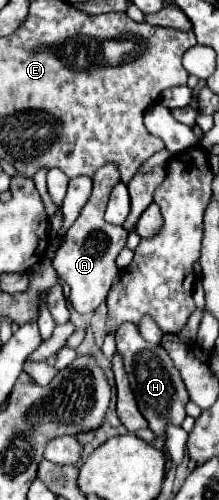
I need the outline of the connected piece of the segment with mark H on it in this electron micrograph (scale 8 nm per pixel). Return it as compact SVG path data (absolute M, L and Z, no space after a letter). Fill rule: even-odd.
M123 323L121 329L115 333L115 341L117 341L117 353L123 357L123 365L125 365L131 389L135 393L139 411L149 421L149 429L157 435L157 441L153 443L153 447L165 451L165 447L163 447L165 427L169 423L181 425L185 419L185 405L189 401L185 383L183 383L179 371L175 369L173 361L169 359L167 351L161 345L153 345L153 343L145 341L135 325Z

